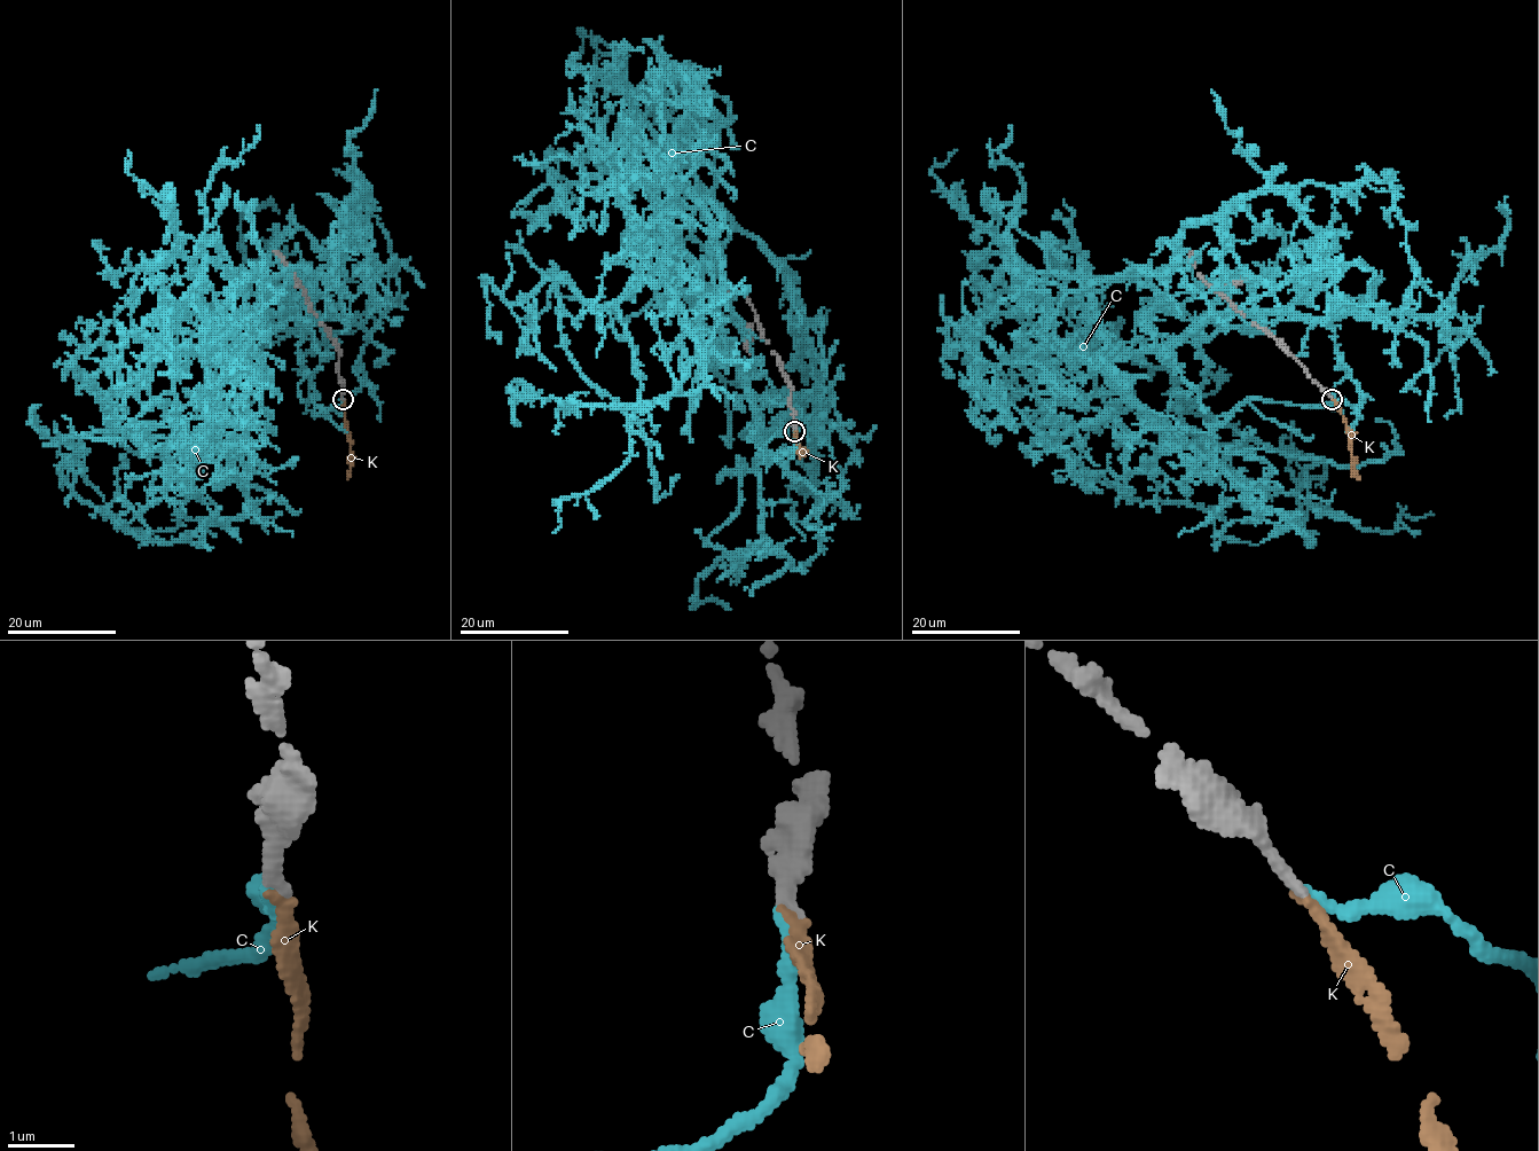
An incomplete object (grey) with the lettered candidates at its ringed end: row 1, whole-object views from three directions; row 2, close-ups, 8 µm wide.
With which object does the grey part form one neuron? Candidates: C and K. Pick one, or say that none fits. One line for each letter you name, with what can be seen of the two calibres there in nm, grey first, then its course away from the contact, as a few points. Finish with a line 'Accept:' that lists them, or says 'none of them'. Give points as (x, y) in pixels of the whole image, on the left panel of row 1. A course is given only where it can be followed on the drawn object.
K: 200 nm thick on the grey side, 190 nm on the other; it runs (342, 399), (351, 443), (351, 472), (346, 478)
Accept: K

